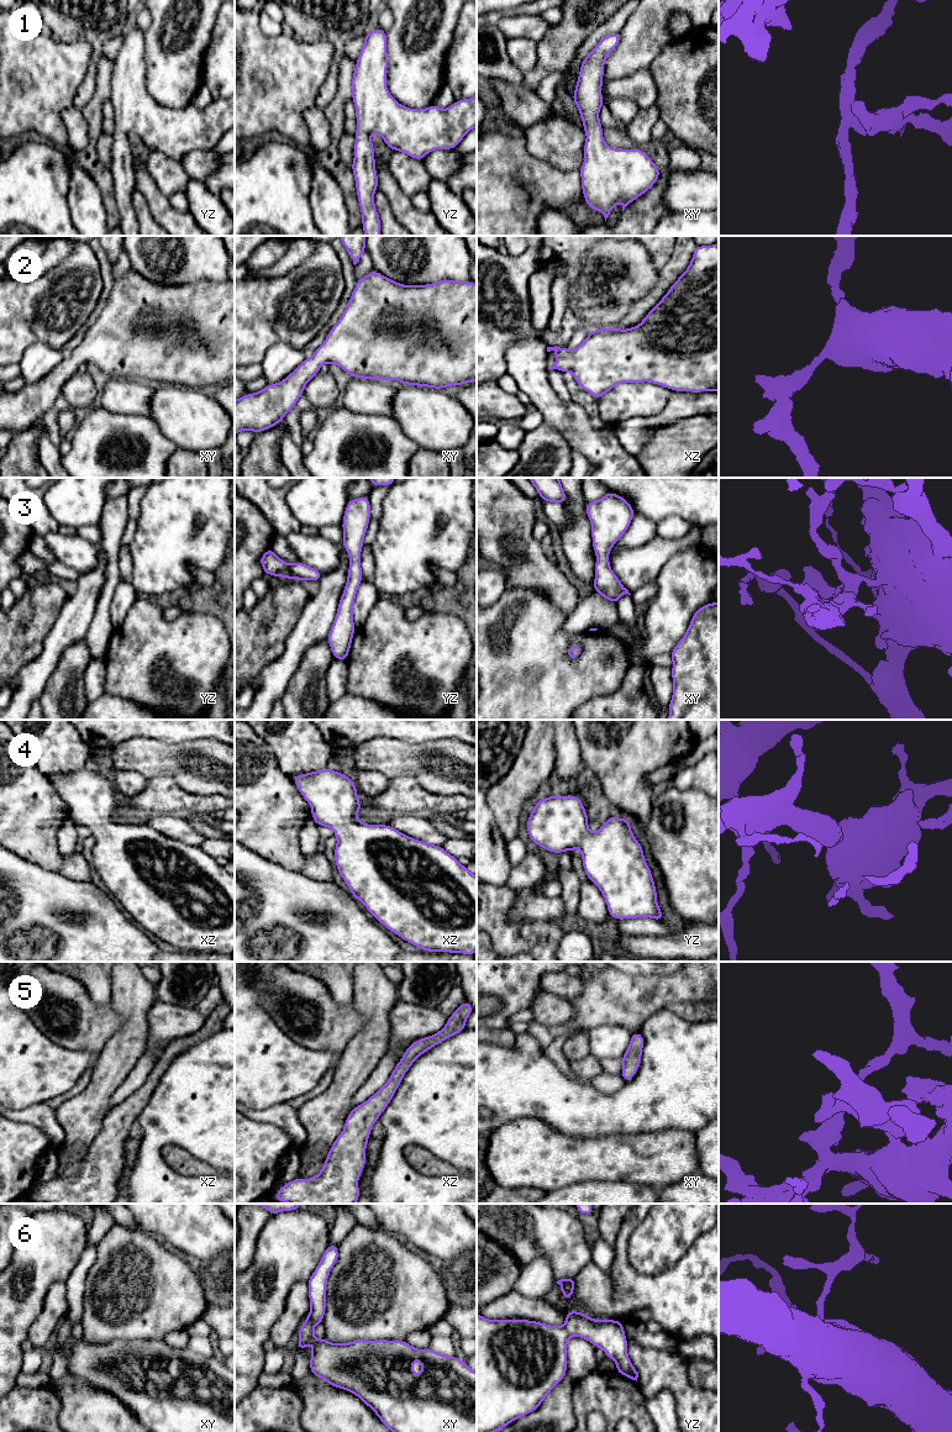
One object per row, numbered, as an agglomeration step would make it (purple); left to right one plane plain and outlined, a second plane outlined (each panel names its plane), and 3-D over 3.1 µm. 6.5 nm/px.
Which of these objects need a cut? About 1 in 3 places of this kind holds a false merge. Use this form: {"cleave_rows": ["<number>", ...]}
{"cleave_rows": []}

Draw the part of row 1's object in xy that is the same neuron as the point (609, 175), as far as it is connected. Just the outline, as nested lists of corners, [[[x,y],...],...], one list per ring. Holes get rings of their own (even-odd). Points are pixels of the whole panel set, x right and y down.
[[[620,32],[606,35],[599,41],[596,47],[583,59],[578,81],[572,96],[579,110],[583,128],[587,133],[584,143],[584,162],[579,169],[582,178],[582,191],[587,205],[591,210],[598,210],[606,219],[612,207],[621,202],[622,211],[633,200],[653,188],[662,174],[654,162],[642,149],[617,149],[610,148],[603,138],[603,125],[599,120],[599,111],[605,104],[601,95],[605,58],[619,46]]]

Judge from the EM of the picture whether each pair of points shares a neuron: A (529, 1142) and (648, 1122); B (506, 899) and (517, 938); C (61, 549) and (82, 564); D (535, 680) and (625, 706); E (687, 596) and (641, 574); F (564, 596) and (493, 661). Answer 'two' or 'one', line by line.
A: two
B: one
C: one
D: two
E: two
F: two

